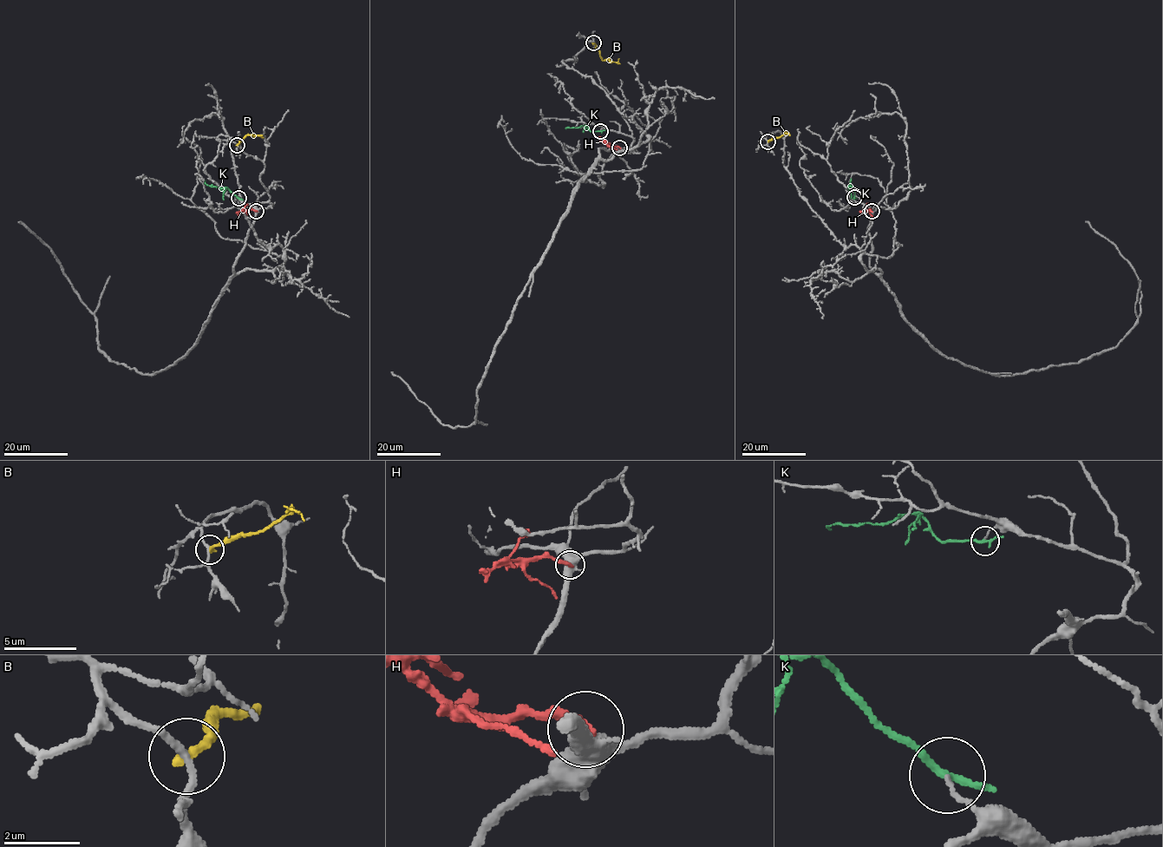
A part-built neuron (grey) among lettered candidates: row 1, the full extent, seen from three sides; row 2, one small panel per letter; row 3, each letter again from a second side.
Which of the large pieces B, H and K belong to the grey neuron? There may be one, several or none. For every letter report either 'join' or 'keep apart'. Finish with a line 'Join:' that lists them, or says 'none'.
B: keep apart
H: keep apart
K: keep apart
Join: none

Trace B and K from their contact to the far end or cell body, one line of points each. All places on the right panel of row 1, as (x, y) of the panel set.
B: (767, 141), (786, 133), (790, 135)
K: (854, 197), (854, 189), (848, 187), (851, 179)

